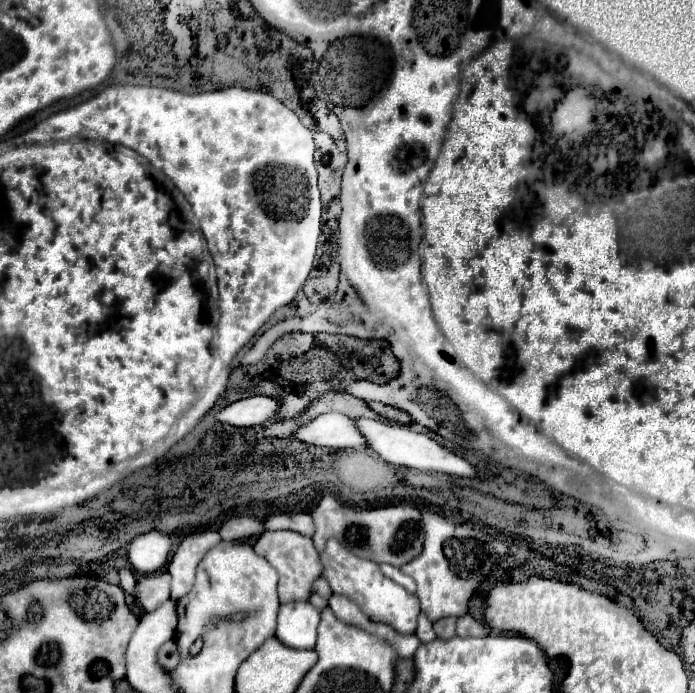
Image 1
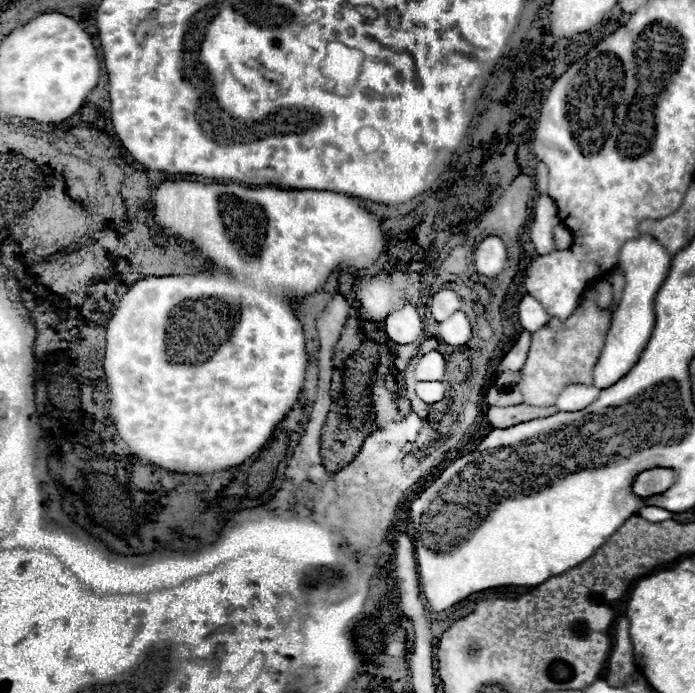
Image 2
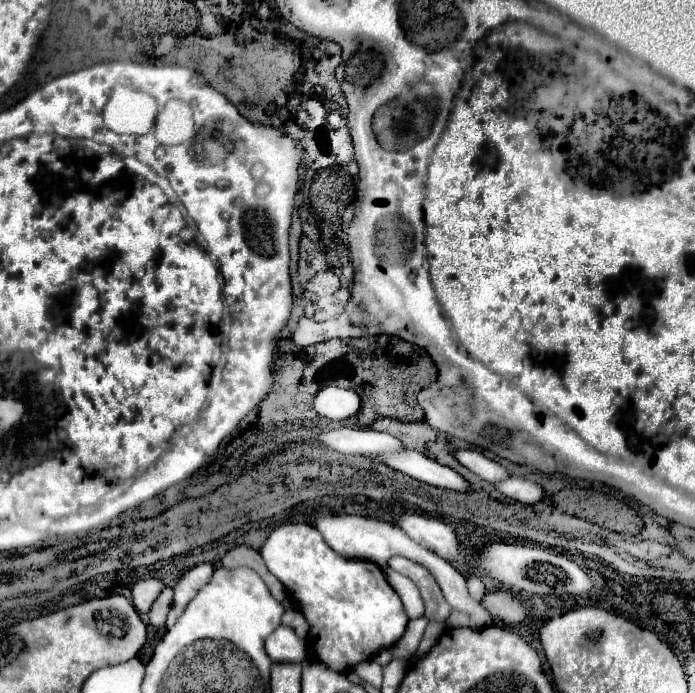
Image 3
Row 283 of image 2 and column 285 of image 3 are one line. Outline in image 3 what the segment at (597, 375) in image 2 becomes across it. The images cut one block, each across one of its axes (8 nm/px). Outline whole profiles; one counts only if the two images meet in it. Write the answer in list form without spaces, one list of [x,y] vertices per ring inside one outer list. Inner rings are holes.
[[[278,626],[266,638],[266,654],[272,662],[302,664],[306,660],[306,644],[290,626]]]

